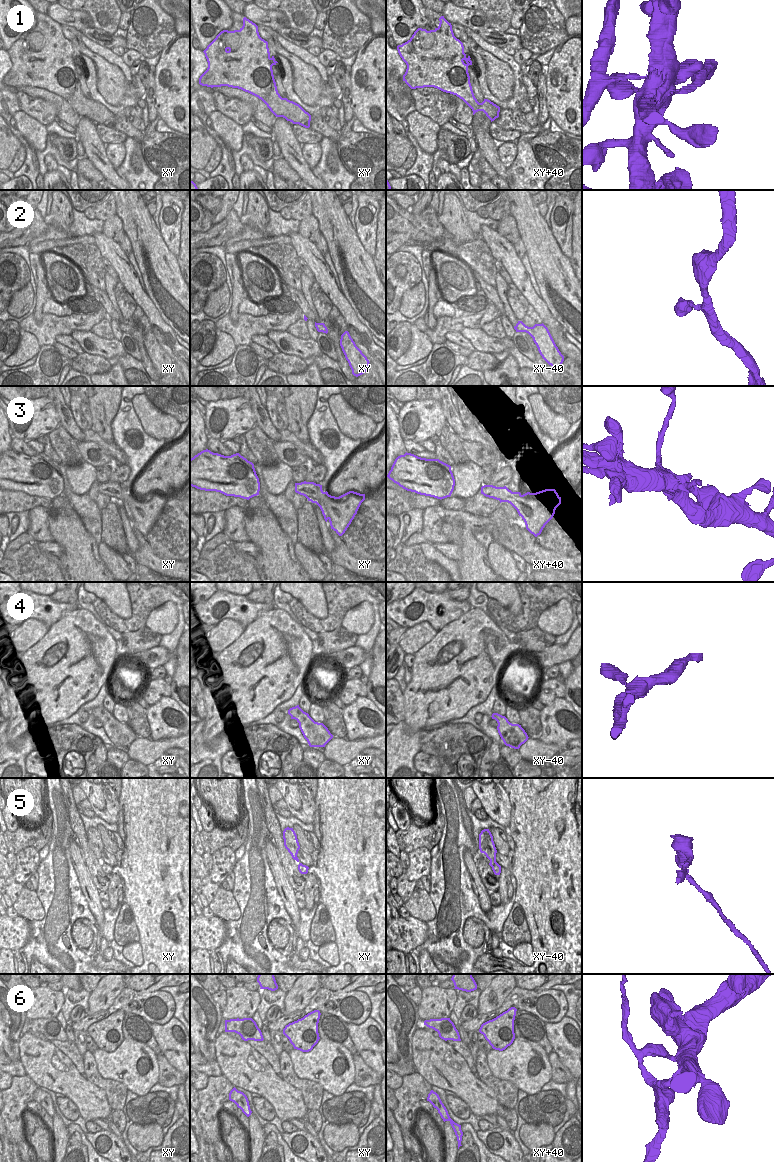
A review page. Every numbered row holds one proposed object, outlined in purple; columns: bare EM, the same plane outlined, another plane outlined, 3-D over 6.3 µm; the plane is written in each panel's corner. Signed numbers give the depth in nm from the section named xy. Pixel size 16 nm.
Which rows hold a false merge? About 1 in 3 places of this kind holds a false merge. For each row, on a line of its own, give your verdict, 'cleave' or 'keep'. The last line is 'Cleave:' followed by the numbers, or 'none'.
1: keep
2: keep
3: keep
4: keep
5: cleave
6: cleave
Cleave: 5, 6

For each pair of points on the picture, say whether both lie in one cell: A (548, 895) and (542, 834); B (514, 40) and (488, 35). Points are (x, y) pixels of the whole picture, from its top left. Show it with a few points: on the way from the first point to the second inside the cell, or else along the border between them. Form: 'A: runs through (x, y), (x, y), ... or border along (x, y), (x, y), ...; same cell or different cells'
A: runs through (548, 880), (548, 849); same cell
B: runs through (508, 40), (499, 33), (494, 35); same cell

